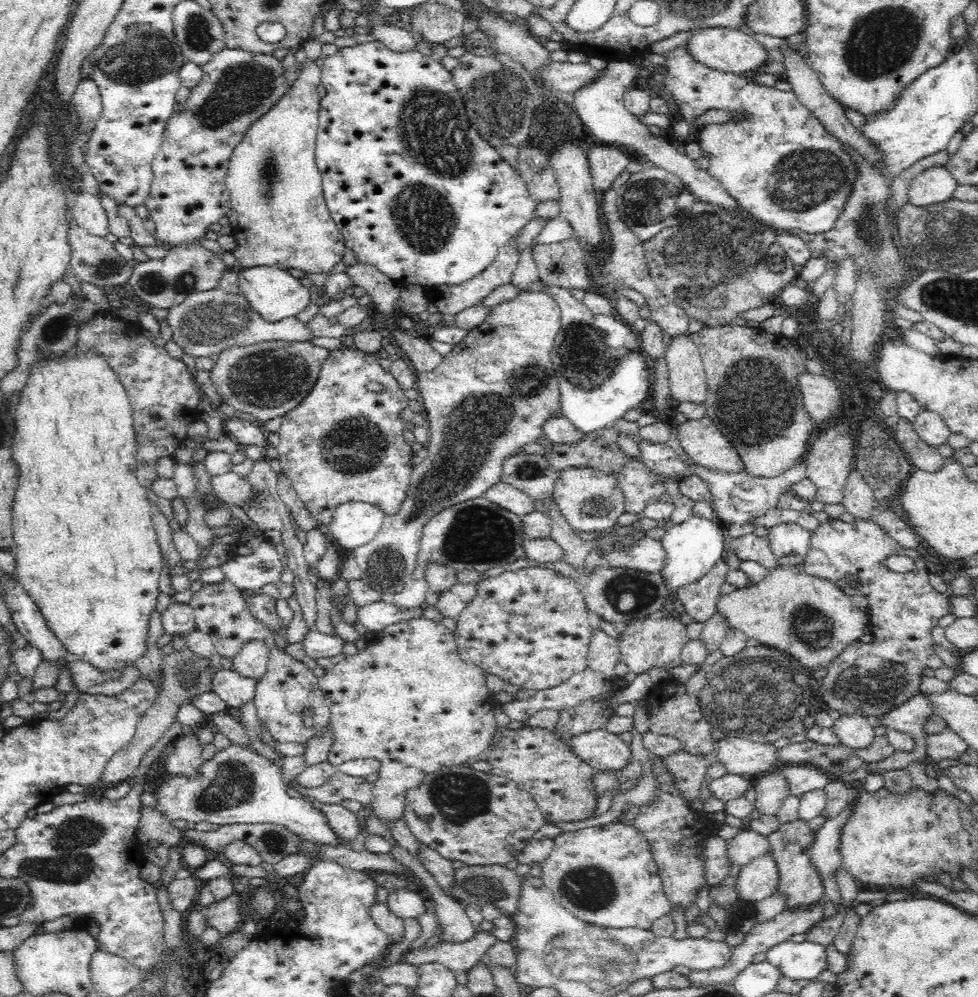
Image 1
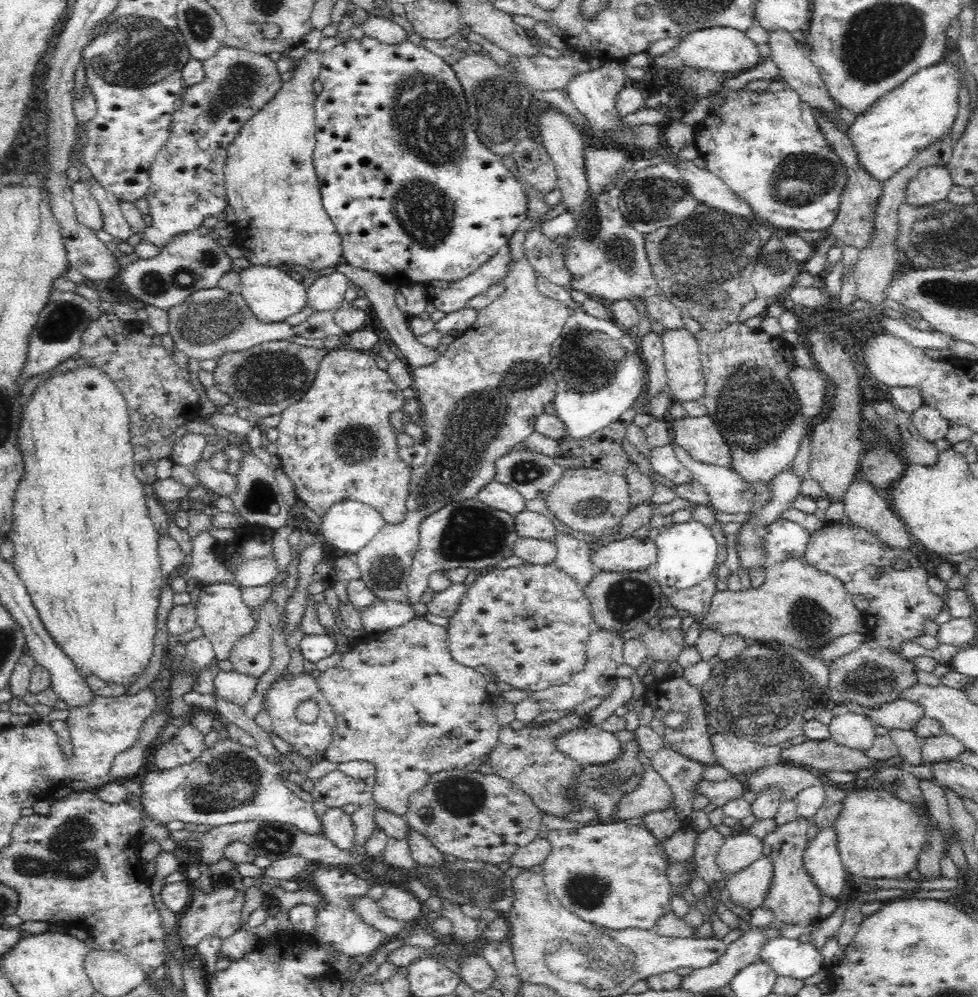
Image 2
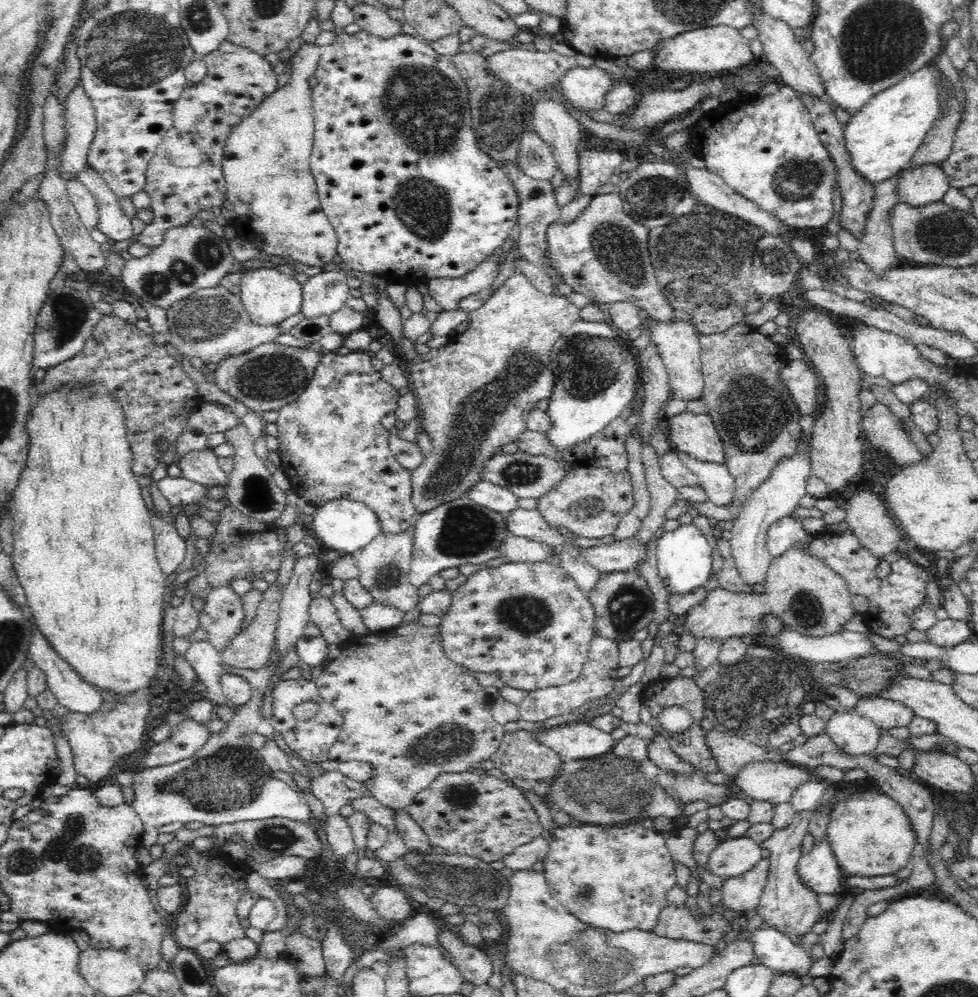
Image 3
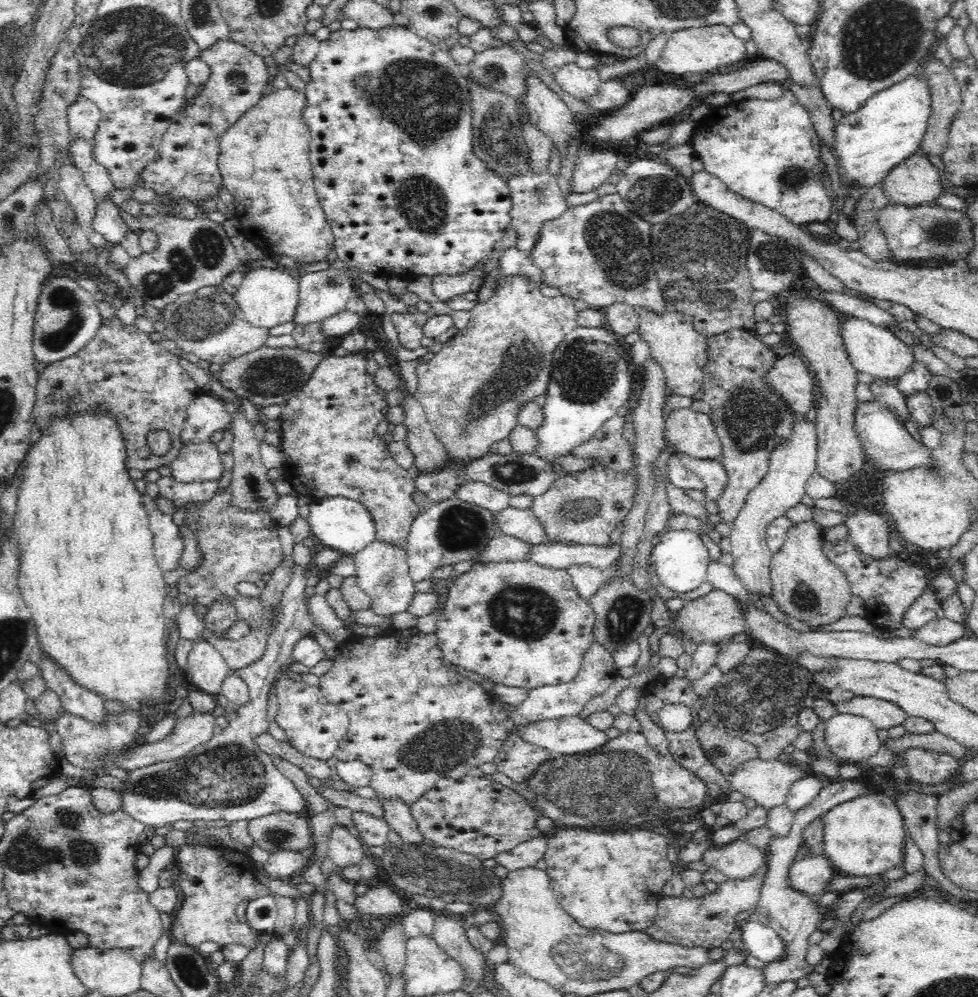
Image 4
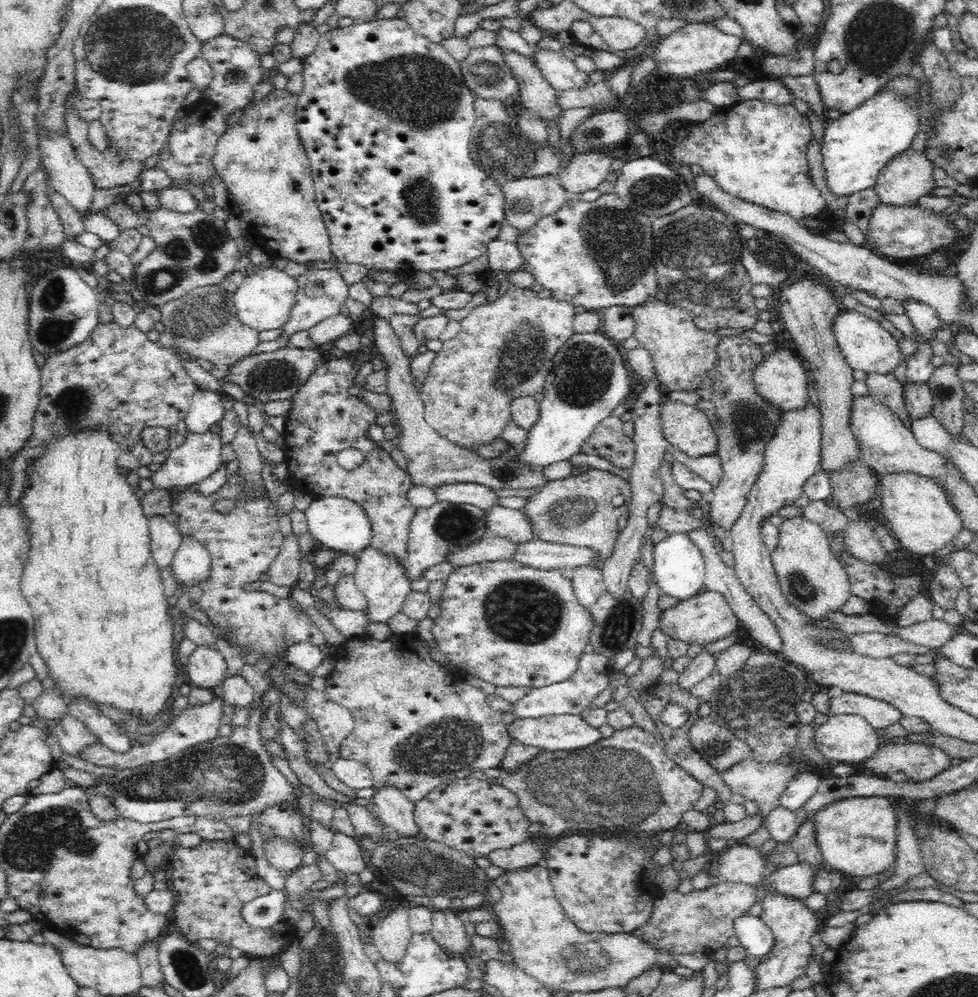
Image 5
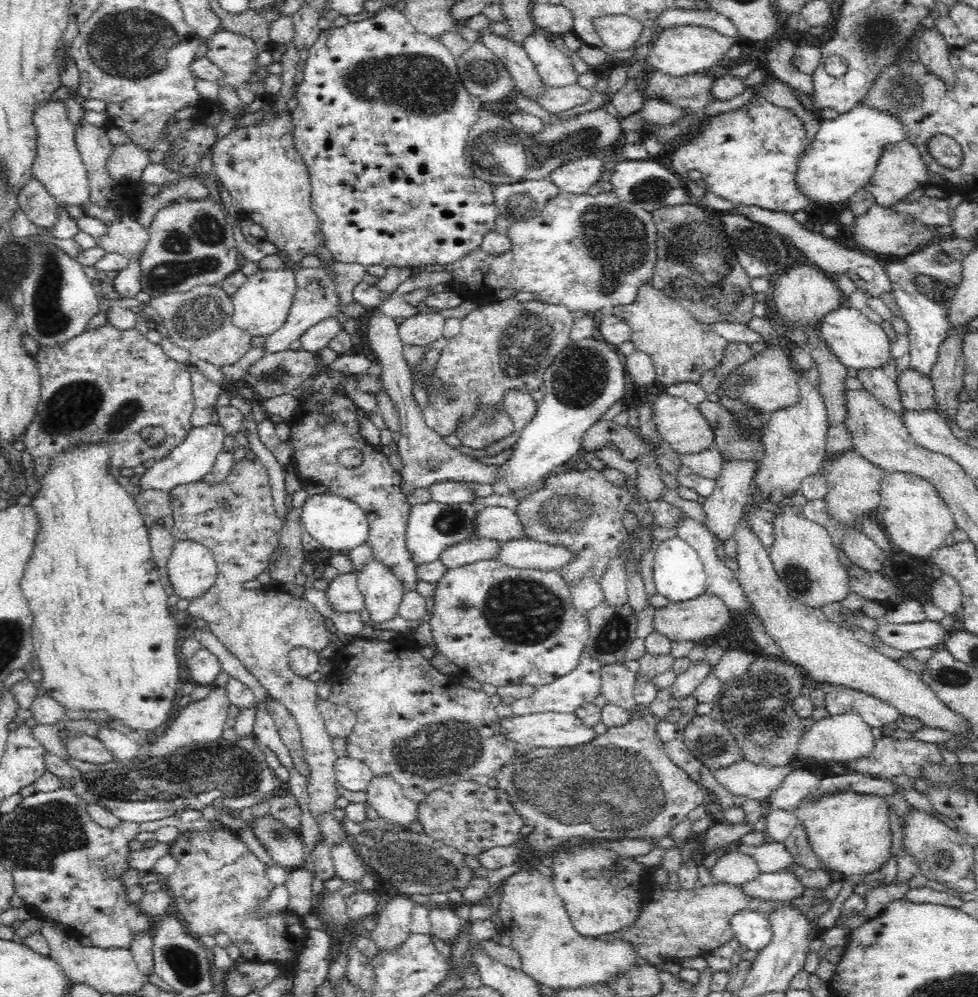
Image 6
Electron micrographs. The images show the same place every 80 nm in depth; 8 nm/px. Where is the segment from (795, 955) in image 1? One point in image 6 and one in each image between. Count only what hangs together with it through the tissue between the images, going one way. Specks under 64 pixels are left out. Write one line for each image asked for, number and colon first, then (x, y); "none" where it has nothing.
2: (789, 957)
3: (775, 950)
4: (761, 941)
5: (755, 935)
6: (751, 928)

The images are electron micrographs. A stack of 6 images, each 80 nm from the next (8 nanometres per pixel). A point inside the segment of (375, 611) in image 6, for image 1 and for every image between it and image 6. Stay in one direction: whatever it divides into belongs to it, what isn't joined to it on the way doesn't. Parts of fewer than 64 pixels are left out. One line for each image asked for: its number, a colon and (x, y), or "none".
1: (489, 396)
2: (478, 399)
3: (384, 564)
4: (382, 573)
5: (383, 581)

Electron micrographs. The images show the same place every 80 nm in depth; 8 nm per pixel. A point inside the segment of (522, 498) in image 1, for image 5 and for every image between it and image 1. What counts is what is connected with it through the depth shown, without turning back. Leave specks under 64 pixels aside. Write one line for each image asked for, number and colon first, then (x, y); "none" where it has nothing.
2: (503, 497)
3: (497, 498)
4: (484, 495)
5: (459, 493)

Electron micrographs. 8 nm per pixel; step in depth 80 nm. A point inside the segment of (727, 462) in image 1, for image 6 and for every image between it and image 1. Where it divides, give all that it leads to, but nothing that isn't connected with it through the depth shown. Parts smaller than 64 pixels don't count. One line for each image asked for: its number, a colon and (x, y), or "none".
2: (701, 438)
3: (695, 434)
4: (689, 432)
5: (687, 429)
6: (680, 424)

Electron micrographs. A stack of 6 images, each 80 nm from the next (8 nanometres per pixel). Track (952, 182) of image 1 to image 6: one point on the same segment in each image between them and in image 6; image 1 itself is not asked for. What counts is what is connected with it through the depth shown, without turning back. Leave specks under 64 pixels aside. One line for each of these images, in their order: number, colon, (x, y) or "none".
2: (932, 184)
3: (926, 183)
4: (915, 181)
5: (908, 176)
6: (900, 174)

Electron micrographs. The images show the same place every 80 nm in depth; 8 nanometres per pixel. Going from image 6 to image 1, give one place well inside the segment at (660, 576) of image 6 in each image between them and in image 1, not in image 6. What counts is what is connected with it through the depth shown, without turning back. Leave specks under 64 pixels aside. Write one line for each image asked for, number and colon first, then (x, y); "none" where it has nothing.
1: (693, 547)
2: (687, 551)
3: (684, 557)
4: (681, 559)
5: (679, 569)

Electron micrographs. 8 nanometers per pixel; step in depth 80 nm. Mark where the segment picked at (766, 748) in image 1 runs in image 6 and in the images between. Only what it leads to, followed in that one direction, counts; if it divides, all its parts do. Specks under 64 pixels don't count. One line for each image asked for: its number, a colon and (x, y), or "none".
2: (739, 756)
3: (731, 753)
4: (726, 752)
5: (717, 745)
6: (710, 742)

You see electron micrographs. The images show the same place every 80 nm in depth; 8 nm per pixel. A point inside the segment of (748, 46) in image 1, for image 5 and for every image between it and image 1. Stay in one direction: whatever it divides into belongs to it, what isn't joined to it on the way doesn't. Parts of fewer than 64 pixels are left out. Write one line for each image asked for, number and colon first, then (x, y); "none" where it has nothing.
2: (724, 50)
3: (706, 51)
4: (703, 50)
5: (696, 48)

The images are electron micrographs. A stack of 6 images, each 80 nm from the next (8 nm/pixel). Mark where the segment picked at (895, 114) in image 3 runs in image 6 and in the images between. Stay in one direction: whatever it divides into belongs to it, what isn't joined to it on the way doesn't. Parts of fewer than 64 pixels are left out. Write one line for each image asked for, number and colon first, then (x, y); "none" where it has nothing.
4: (868, 143)
5: (855, 146)
6: (841, 158)

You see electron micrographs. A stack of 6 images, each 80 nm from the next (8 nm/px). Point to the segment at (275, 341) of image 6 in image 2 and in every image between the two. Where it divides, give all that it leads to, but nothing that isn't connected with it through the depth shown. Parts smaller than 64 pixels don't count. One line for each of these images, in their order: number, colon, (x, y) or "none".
2: (327, 293)
3: (324, 294)
4: (323, 294)
5: (321, 294)

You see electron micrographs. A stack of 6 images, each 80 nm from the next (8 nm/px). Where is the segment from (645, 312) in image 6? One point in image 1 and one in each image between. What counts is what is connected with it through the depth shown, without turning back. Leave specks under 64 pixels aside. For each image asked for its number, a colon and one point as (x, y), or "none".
1: (688, 383)
2: (686, 381)
3: (678, 344)
4: (676, 345)
5: (681, 353)

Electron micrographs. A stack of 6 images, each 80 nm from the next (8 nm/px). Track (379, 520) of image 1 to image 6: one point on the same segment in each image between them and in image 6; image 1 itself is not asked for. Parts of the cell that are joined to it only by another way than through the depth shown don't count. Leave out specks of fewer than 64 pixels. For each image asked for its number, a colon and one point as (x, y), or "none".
2: (349, 526)
3: (344, 525)
4: (342, 524)
5: (341, 524)
6: (339, 524)

